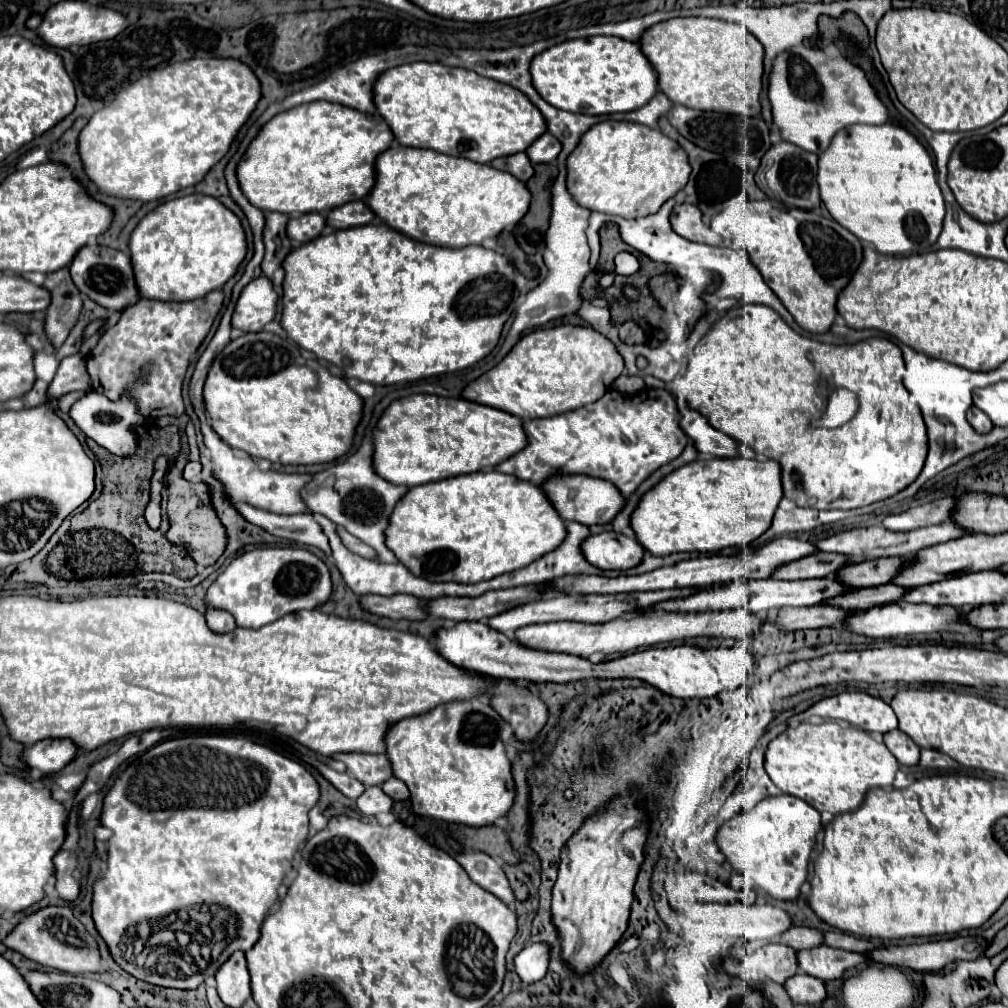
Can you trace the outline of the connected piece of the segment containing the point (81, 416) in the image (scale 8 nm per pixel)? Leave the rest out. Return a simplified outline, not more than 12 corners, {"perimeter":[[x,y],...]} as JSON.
{"perimeter":[[89,391],[69,411],[113,455],[131,455],[145,421],[129,397]]}

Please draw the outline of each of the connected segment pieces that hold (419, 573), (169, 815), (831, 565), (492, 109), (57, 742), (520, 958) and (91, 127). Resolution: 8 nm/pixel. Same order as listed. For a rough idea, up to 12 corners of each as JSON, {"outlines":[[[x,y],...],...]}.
{"outlines":[[[499,471],[411,487],[385,545],[415,577],[479,583],[565,521]],[[249,739],[135,757],[93,919],[141,981],[249,951],[319,783]],[[813,553],[773,571],[773,579],[829,577],[845,555]],[[419,61],[373,103],[399,145],[487,163],[545,133],[525,95]],[[43,739],[25,749],[23,761],[59,773],[77,757],[71,739]],[[531,943],[515,957],[523,983],[547,975],[547,943]],[[235,59],[141,75],[77,153],[101,195],[197,185],[259,101]]]}

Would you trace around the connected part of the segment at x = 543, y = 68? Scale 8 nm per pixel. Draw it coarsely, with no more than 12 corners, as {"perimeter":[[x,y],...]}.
{"perimeter":[[569,39],[533,57],[557,109],[643,107],[657,77],[637,43]]}

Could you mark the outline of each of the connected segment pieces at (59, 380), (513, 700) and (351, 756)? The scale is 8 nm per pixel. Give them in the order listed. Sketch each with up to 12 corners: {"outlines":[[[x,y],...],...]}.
{"outlines":[[[65,357],[47,395],[57,399],[69,391],[89,389],[85,359]],[[499,683],[493,709],[517,741],[537,743],[549,709],[531,691]],[[341,753],[347,771],[365,785],[393,777],[387,755]]]}

